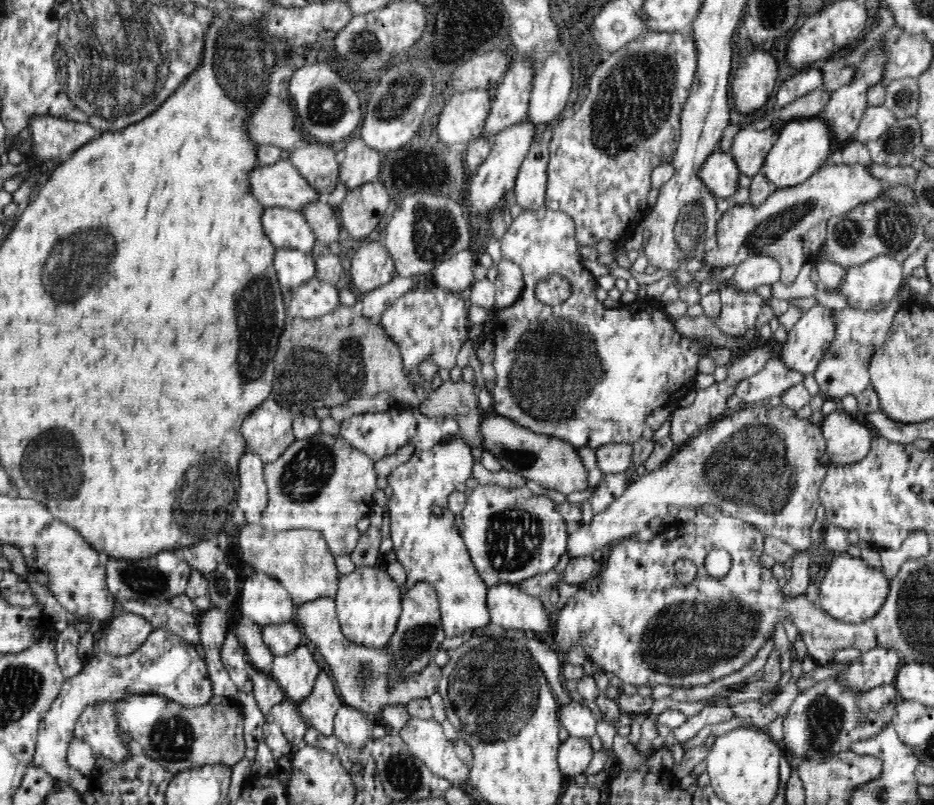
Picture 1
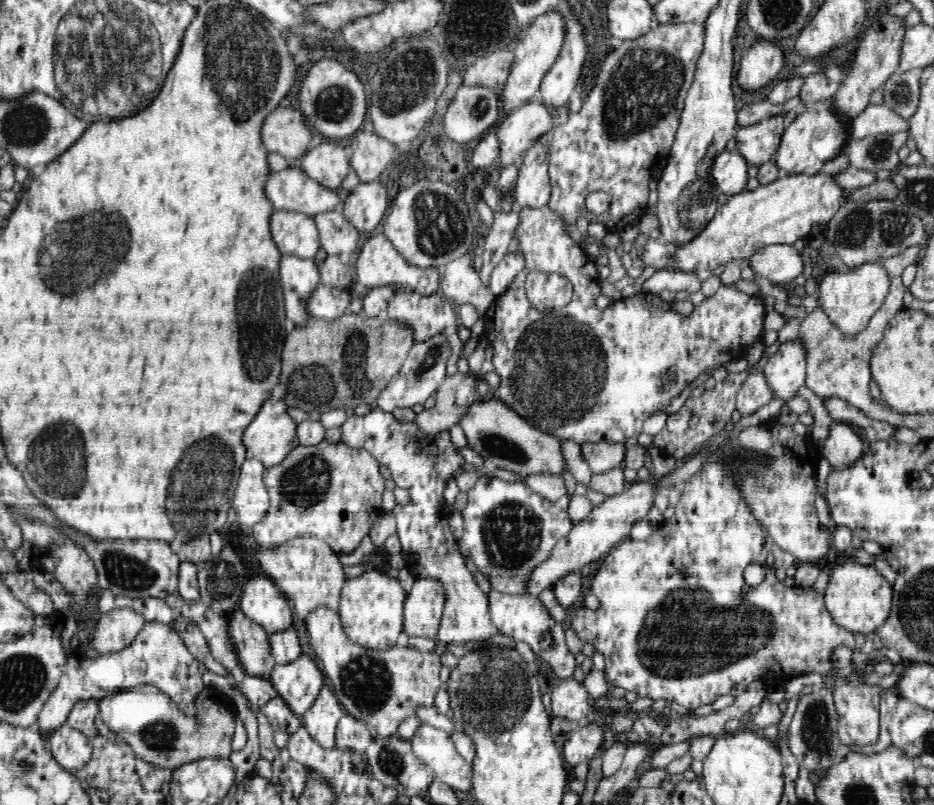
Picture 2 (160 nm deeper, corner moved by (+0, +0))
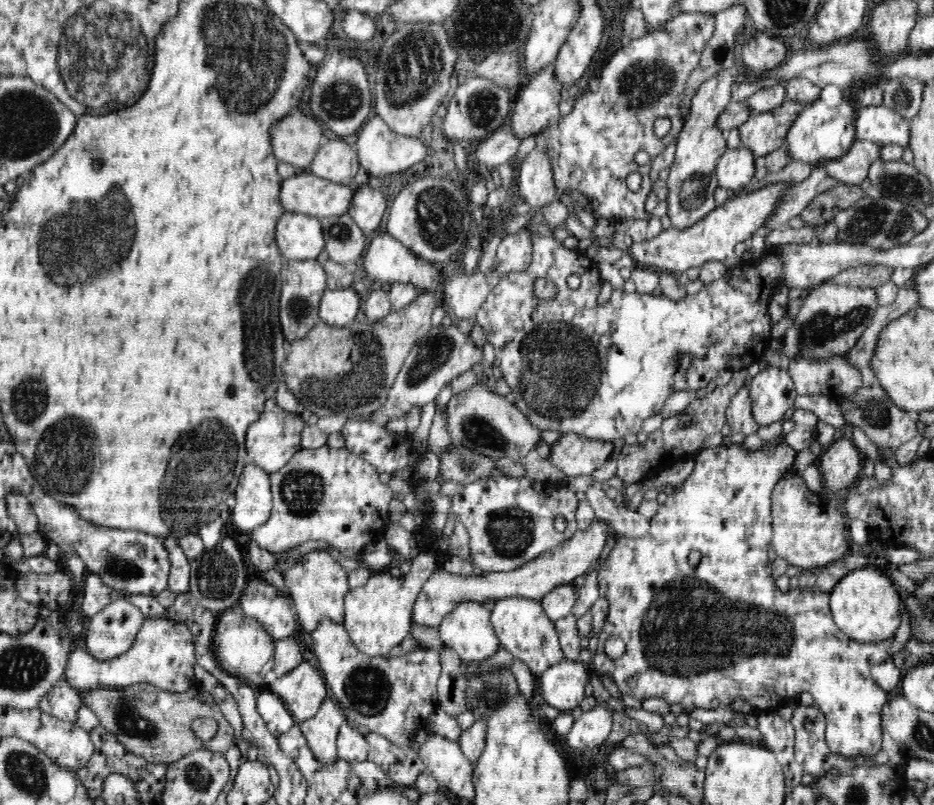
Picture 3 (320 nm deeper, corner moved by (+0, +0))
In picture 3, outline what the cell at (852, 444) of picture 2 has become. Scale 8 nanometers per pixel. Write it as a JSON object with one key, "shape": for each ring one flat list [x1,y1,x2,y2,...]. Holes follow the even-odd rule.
{"shape":[[839,439,825,448,820,454,819,472,824,499,834,504,839,491,852,486,860,474,860,454,853,442]]}

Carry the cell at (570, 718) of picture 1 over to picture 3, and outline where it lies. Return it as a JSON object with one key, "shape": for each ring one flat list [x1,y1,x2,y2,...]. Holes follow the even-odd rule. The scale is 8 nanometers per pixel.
{"shape":[[565,659,537,675,545,702,558,711,578,712,590,669,582,661]]}

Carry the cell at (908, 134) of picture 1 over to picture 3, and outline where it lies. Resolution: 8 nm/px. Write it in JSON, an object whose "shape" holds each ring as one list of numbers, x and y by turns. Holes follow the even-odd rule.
{"shape":[[855,139,846,154,834,160,822,161,817,166,823,168,828,176,839,182,860,185,863,180,866,180,872,161,880,159,879,150,883,146,884,143]]}

